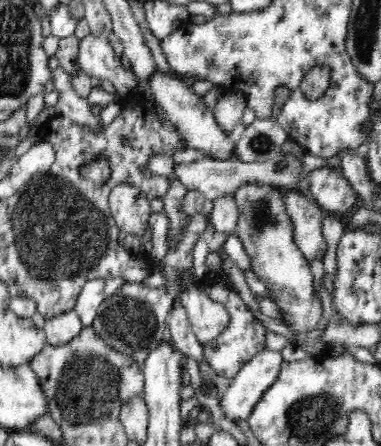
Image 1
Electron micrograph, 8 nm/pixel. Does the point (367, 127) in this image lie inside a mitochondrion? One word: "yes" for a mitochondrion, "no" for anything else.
no

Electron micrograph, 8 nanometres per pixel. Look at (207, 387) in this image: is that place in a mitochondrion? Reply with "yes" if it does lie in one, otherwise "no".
no

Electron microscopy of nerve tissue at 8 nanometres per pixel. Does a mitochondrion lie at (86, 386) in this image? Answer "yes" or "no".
yes

